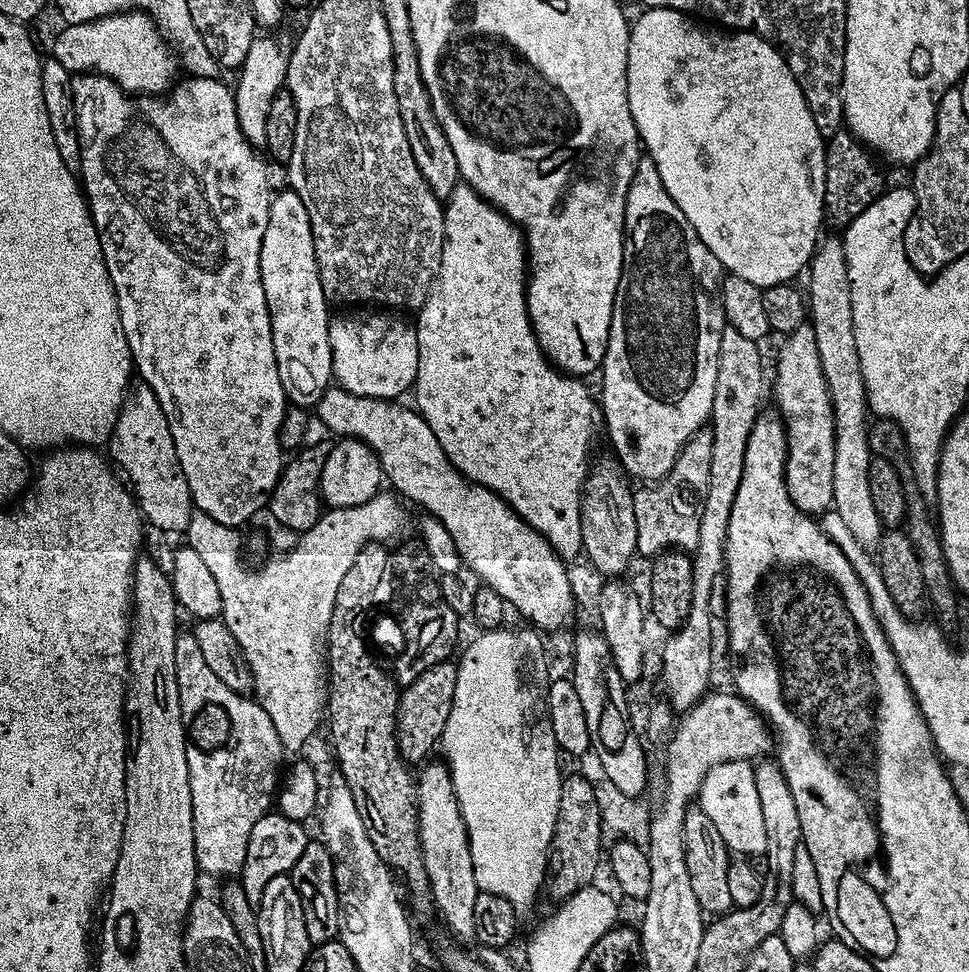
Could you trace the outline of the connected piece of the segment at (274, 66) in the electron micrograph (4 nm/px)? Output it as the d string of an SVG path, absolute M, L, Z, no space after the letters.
M260 34L252 40L250 50L247 51L246 58L238 70L240 76L233 87L240 129L248 143L257 150L265 147L266 120L270 115L270 105L285 87L288 77L289 49L270 36L273 35Z

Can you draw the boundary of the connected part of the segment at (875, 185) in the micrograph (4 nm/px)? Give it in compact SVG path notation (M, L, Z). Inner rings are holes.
M841 130L827 137L824 146L824 210L829 221L847 226L886 191L884 172L876 165L875 159L877 157L868 145L863 144L853 132Z

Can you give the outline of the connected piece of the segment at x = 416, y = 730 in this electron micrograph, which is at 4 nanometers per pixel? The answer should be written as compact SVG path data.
M451 659L441 664L430 666L414 682L406 685L400 692L400 705L396 711L396 726L400 755L409 766L423 765L428 756L440 743L440 735L446 730L446 718L450 718L450 710L454 706L454 686L458 686L458 670Z

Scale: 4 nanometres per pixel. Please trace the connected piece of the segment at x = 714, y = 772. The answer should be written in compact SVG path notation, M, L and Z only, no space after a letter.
M739 758L714 765L705 774L698 795L698 807L714 822L718 833L724 839L725 846L733 853L764 854L768 850L768 838L766 822L762 820L762 802L758 798L756 773L753 765L748 765L744 760Z

